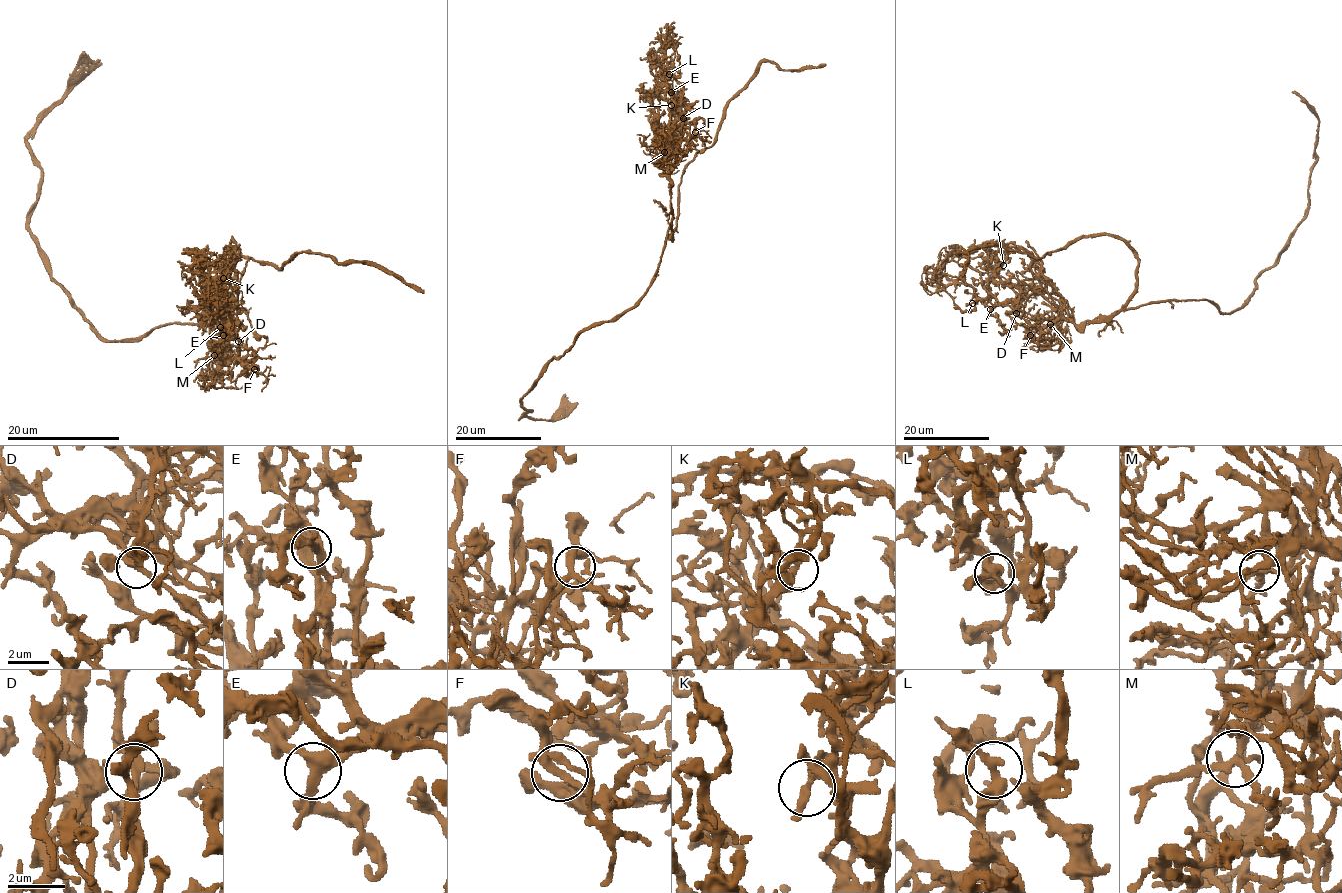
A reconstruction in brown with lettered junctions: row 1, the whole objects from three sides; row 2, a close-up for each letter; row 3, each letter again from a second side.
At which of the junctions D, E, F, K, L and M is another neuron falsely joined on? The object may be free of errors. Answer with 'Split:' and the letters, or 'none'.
Split: none

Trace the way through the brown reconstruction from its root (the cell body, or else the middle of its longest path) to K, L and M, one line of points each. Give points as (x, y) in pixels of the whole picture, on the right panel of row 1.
K: (1168, 300), (1098, 316), (1077, 324), (1040, 294), (1029, 289), (1007, 286), (997, 276), (998, 265), (1003, 265)
L: (1168, 300), (1098, 316), (1079, 324), (1057, 318), (1029, 319), (1010, 302), (991, 306), (980, 299), (972, 303)
M: (1168, 300), (1098, 316), (1079, 324), (1057, 318), (1051, 324)

